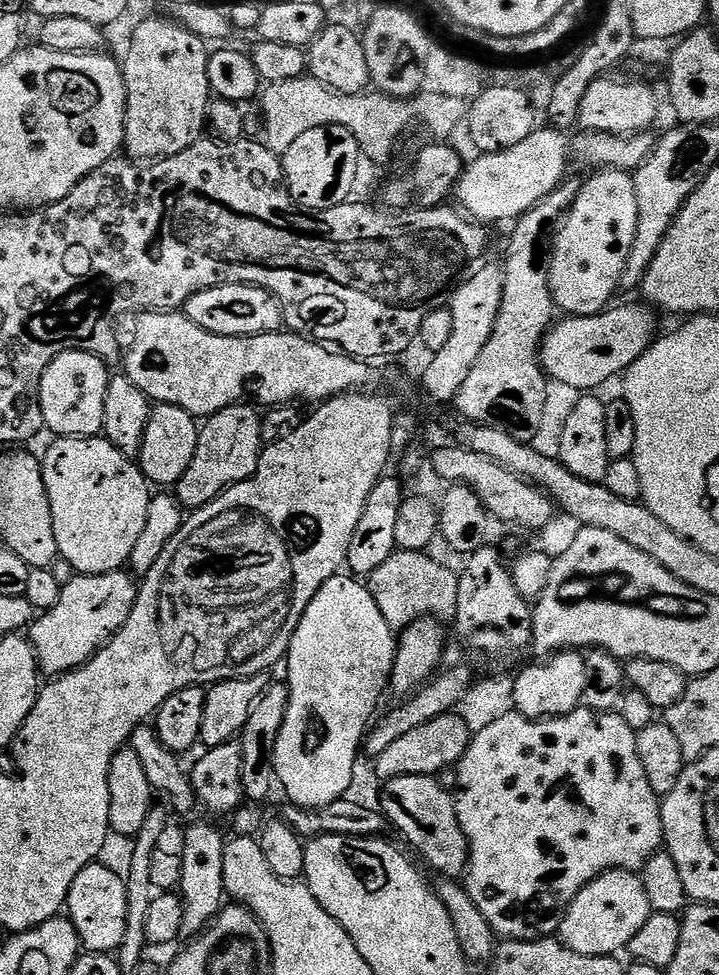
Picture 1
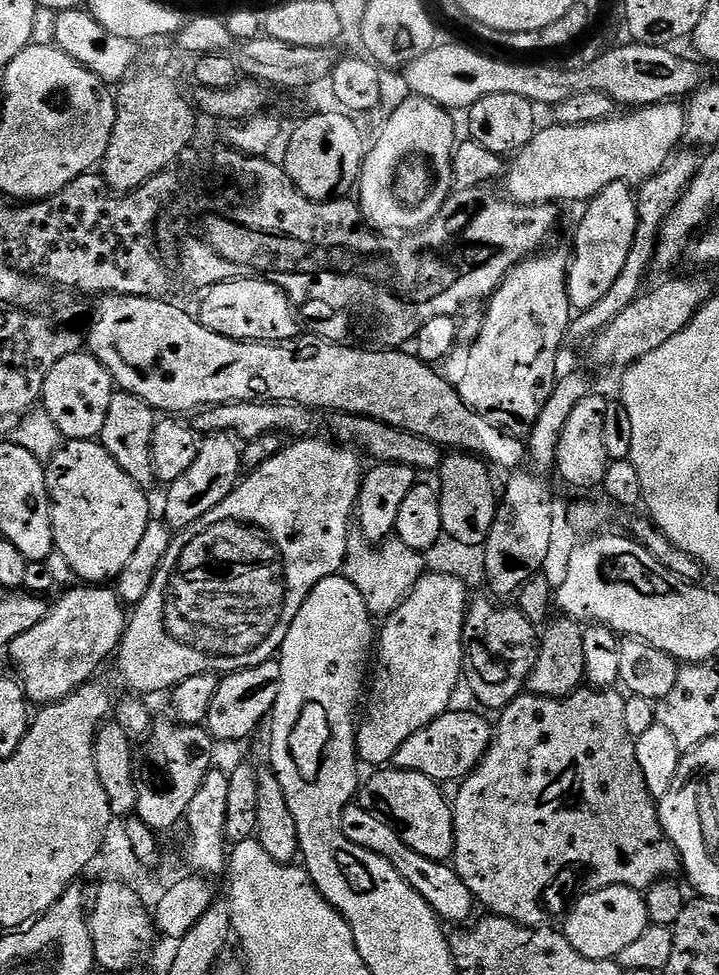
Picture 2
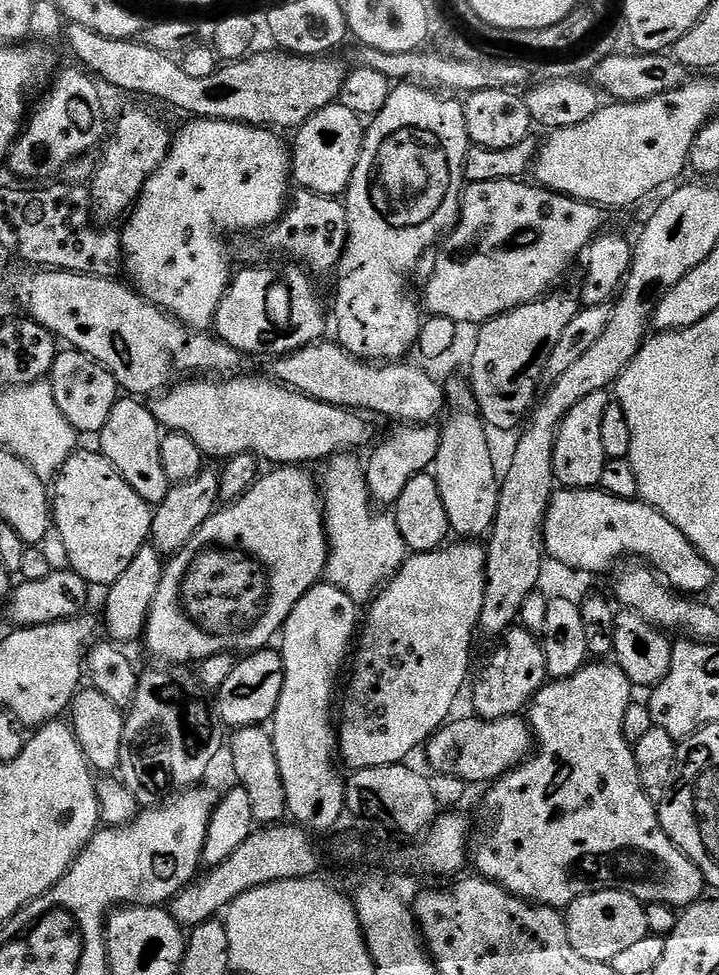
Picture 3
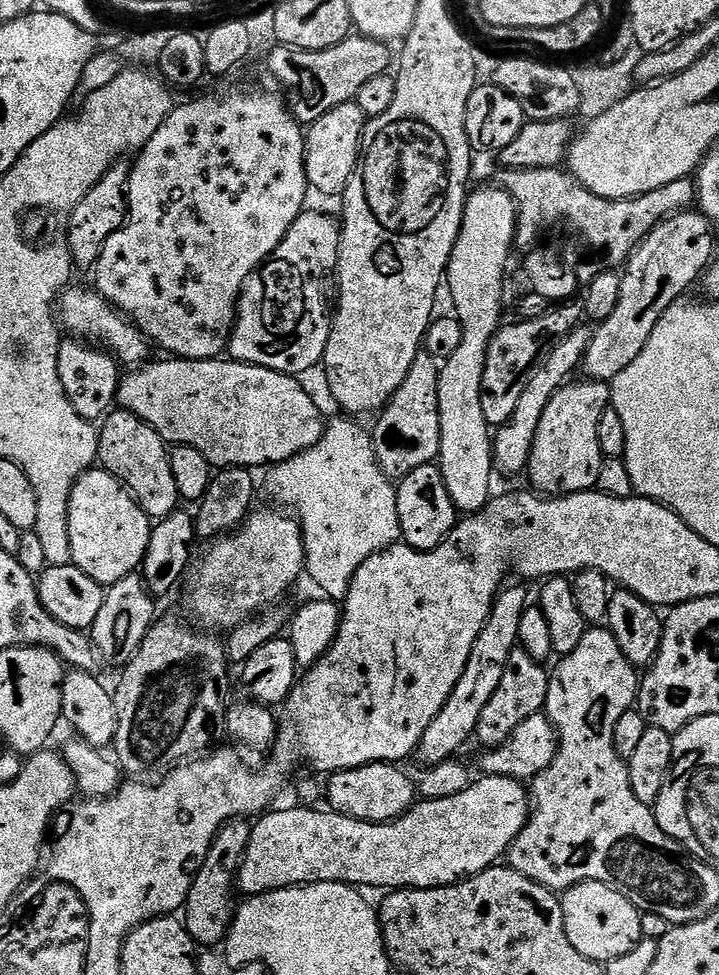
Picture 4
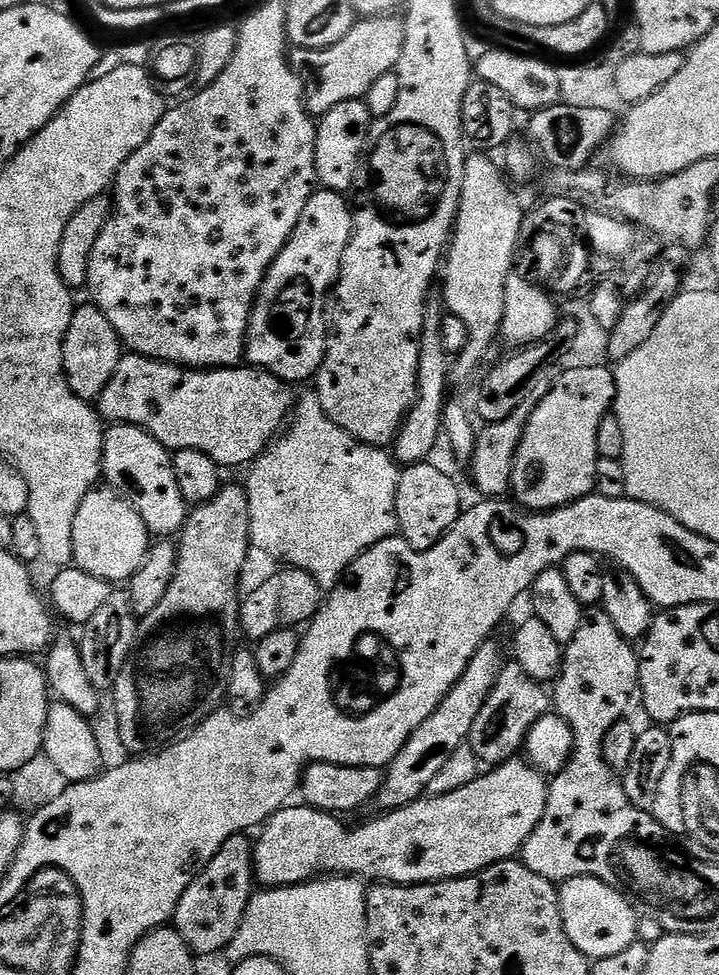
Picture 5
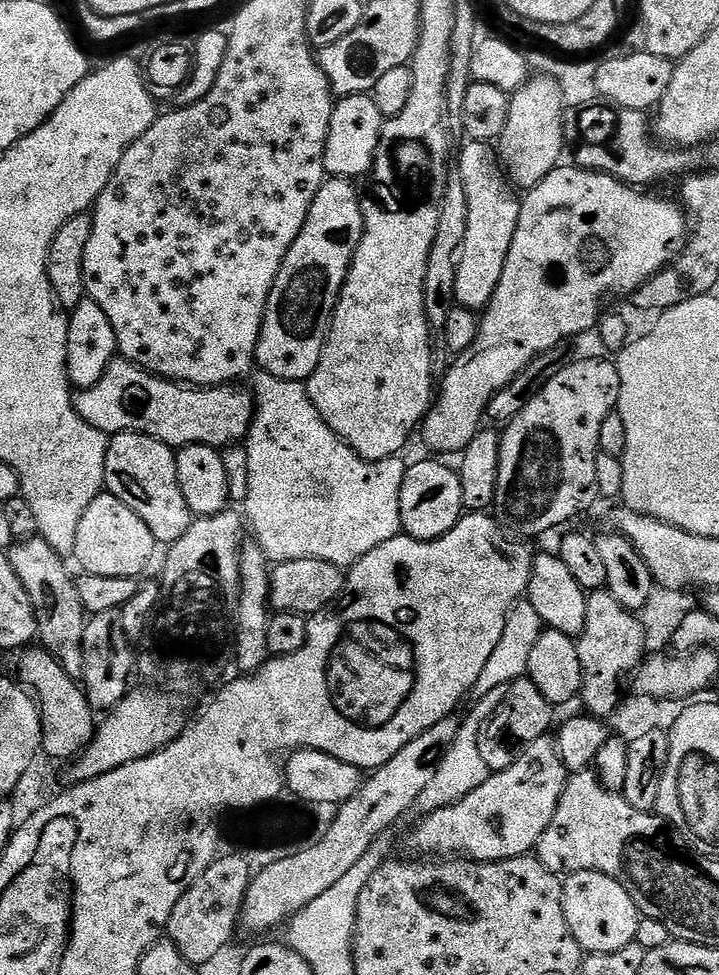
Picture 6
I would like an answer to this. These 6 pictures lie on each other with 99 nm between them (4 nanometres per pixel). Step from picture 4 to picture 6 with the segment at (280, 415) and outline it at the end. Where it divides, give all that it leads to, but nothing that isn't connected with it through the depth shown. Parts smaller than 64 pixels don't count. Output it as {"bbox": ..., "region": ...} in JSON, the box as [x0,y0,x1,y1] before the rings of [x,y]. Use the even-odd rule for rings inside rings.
{"bbox":[75,358,254,450],"region":[[[117,358],[110,362],[106,374],[94,382],[94,386],[81,388],[75,393],[76,413],[90,426],[105,434],[117,432],[145,432],[150,438],[179,450],[191,444],[210,446],[224,450],[227,444],[236,444],[248,435],[248,427],[252,424],[254,397],[251,391],[240,389],[240,386],[221,386],[218,388],[201,388],[199,386],[181,386],[174,380],[163,380],[153,376],[137,364],[129,360]]]}

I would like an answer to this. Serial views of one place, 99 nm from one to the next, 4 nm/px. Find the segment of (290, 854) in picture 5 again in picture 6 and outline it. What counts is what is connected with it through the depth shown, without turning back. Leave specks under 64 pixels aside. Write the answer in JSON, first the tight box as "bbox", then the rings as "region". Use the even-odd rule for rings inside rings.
{"bbox":[412,737,569,862],"region":[[[553,737],[538,738],[509,768],[491,773],[478,790],[466,794],[454,806],[423,817],[412,836],[412,844],[424,856],[467,858],[472,862],[529,855],[539,845],[546,826],[550,826],[569,775]]]}

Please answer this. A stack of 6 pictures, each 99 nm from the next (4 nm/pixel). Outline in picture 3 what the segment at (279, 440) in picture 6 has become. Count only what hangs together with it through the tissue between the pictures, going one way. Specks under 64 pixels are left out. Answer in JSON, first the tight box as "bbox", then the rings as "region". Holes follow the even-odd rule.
{"bbox":[323,454,410,606],"region":[[[337,454],[323,465],[324,529],[328,532],[326,580],[357,606],[367,606],[404,565],[410,550],[398,530],[395,515],[372,512],[374,501],[364,477],[365,465],[358,457],[356,454]]]}

